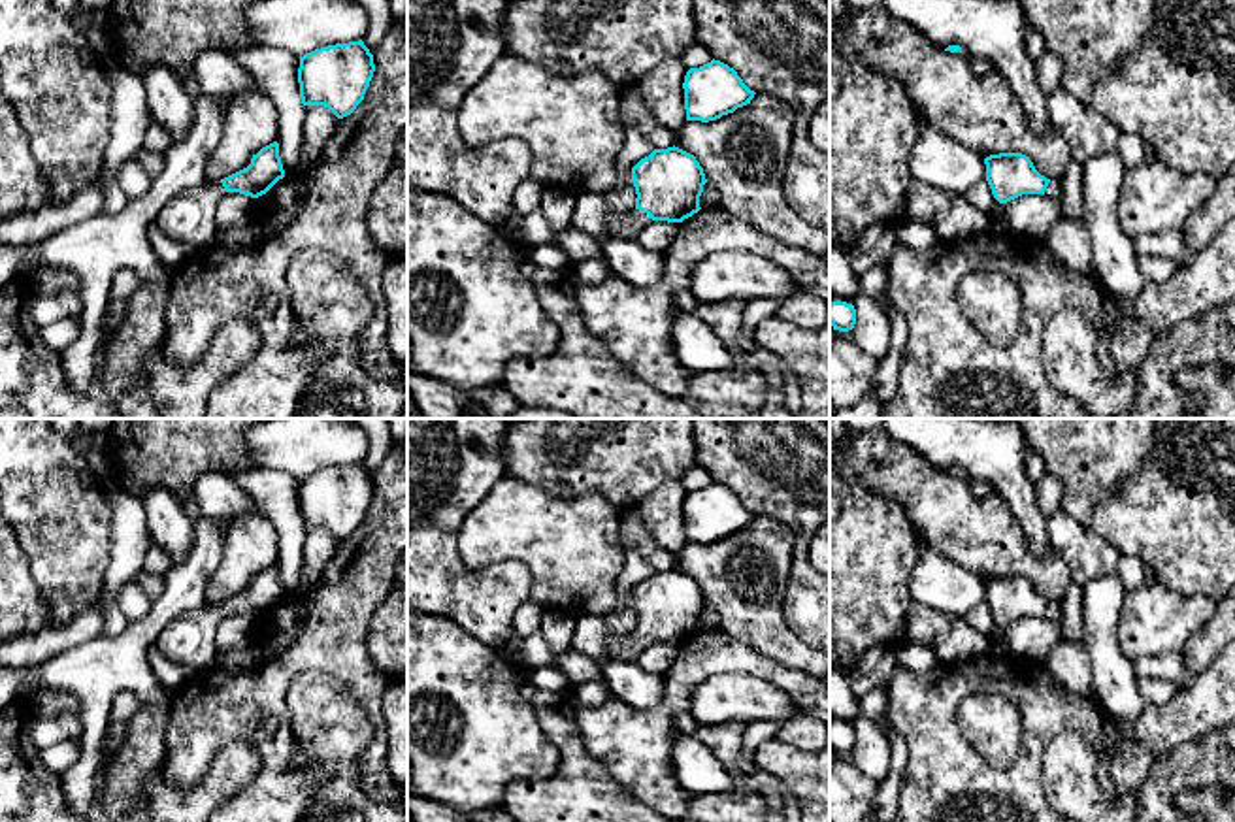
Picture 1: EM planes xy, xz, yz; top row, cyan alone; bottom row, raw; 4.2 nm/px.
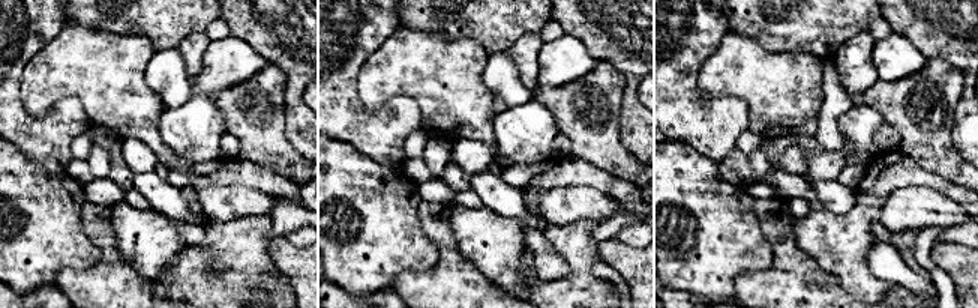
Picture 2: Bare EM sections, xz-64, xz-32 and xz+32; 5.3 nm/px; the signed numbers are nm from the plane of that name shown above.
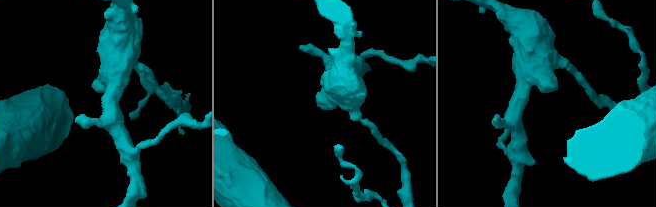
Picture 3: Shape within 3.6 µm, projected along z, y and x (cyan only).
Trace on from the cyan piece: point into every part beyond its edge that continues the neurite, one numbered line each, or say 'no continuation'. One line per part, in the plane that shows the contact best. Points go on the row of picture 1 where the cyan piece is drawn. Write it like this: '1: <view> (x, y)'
1: xz (626, 225)

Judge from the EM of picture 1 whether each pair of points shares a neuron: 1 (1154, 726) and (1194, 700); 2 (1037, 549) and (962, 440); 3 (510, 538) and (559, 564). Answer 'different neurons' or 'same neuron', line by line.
1: same neuron
2: same neuron
3: same neuron

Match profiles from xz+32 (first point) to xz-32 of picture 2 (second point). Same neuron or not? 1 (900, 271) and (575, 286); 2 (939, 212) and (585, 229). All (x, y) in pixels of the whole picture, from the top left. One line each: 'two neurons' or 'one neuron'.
1: two neurons
2: two neurons

